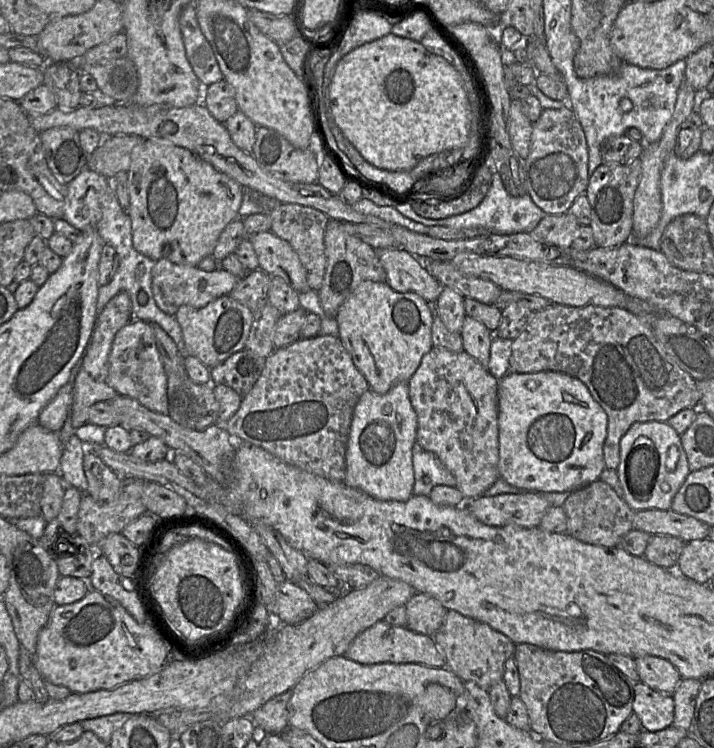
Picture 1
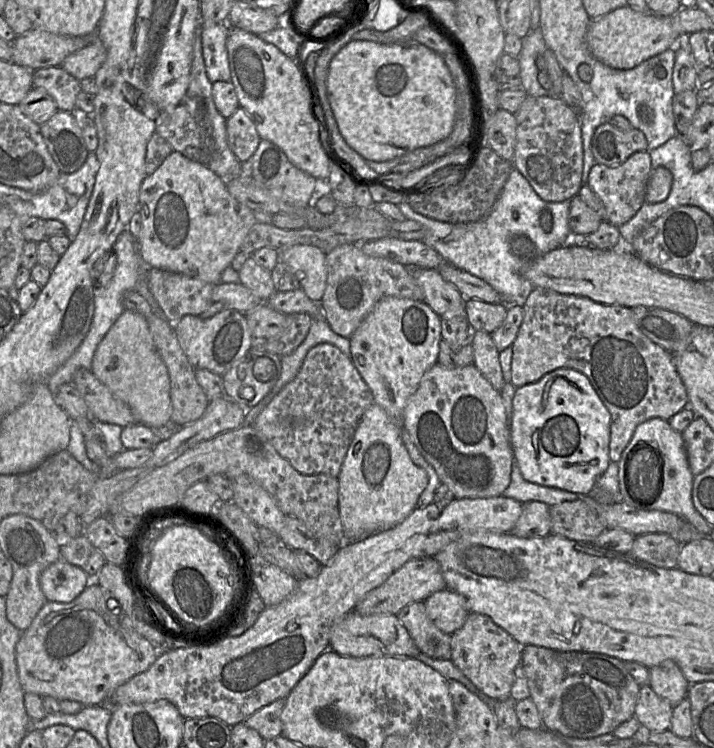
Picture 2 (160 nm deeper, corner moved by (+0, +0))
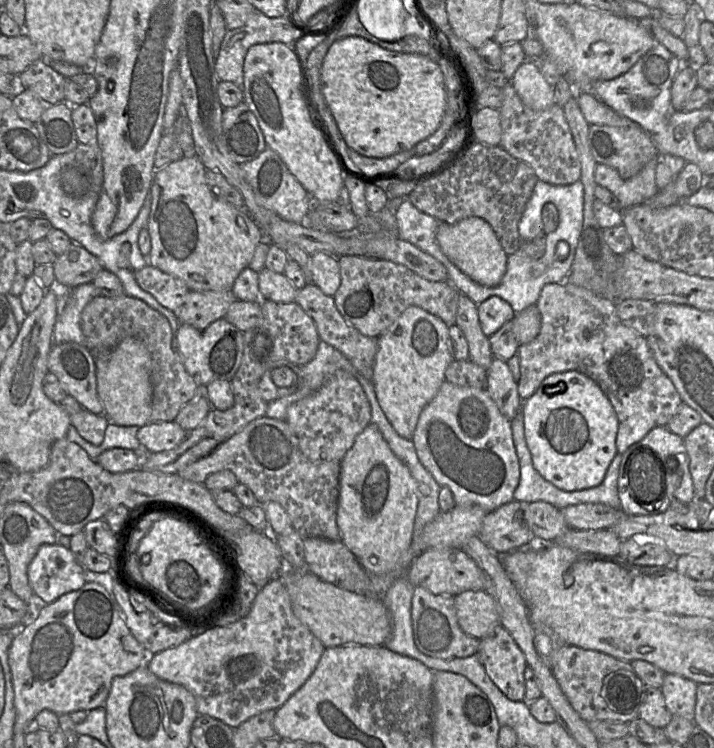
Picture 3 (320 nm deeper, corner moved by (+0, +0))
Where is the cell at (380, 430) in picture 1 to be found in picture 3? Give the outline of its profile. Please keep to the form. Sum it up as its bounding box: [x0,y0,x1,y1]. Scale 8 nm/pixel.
[337,423,418,575]

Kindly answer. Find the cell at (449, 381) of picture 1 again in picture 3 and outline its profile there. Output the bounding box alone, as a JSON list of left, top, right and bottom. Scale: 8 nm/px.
[412,380,520,513]

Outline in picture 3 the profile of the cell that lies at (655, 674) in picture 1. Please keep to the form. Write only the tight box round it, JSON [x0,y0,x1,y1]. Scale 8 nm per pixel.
[660,674,697,721]

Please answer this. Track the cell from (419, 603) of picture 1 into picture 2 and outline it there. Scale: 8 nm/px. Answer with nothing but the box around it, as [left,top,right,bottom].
[423,589,470,635]

